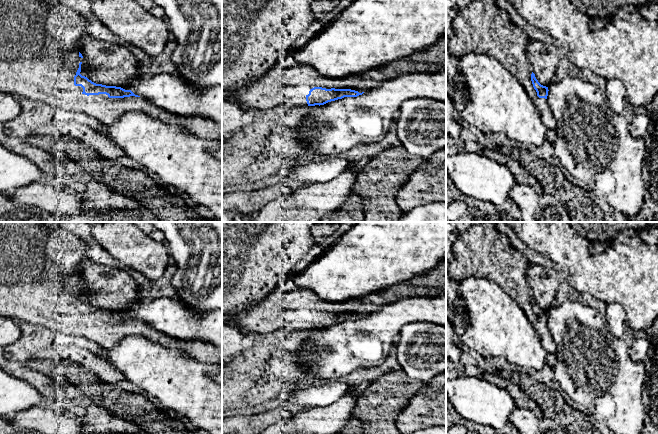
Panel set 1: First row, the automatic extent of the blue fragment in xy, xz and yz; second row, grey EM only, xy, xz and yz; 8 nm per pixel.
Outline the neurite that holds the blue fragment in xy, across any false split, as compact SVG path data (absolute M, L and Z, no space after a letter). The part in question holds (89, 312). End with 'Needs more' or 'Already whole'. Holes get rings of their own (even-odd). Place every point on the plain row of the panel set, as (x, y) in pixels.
M0 222L0 316L41 325L50 332L83 336L102 349L111 349L129 336L140 336L165 348L179 350L197 361L222 364L222 350L206 341L176 339L135 319L131 314L96 308L82 300L80 296L83 280L75 272L75 268L87 259L88 250L87 243L71 231L52 230L42 222Z. Needs more

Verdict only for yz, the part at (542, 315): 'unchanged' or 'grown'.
grown

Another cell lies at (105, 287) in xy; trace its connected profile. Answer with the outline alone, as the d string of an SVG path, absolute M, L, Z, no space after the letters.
M86 259L75 272L83 280L82 300L96 308L123 311L140 302L140 287L128 271Z

